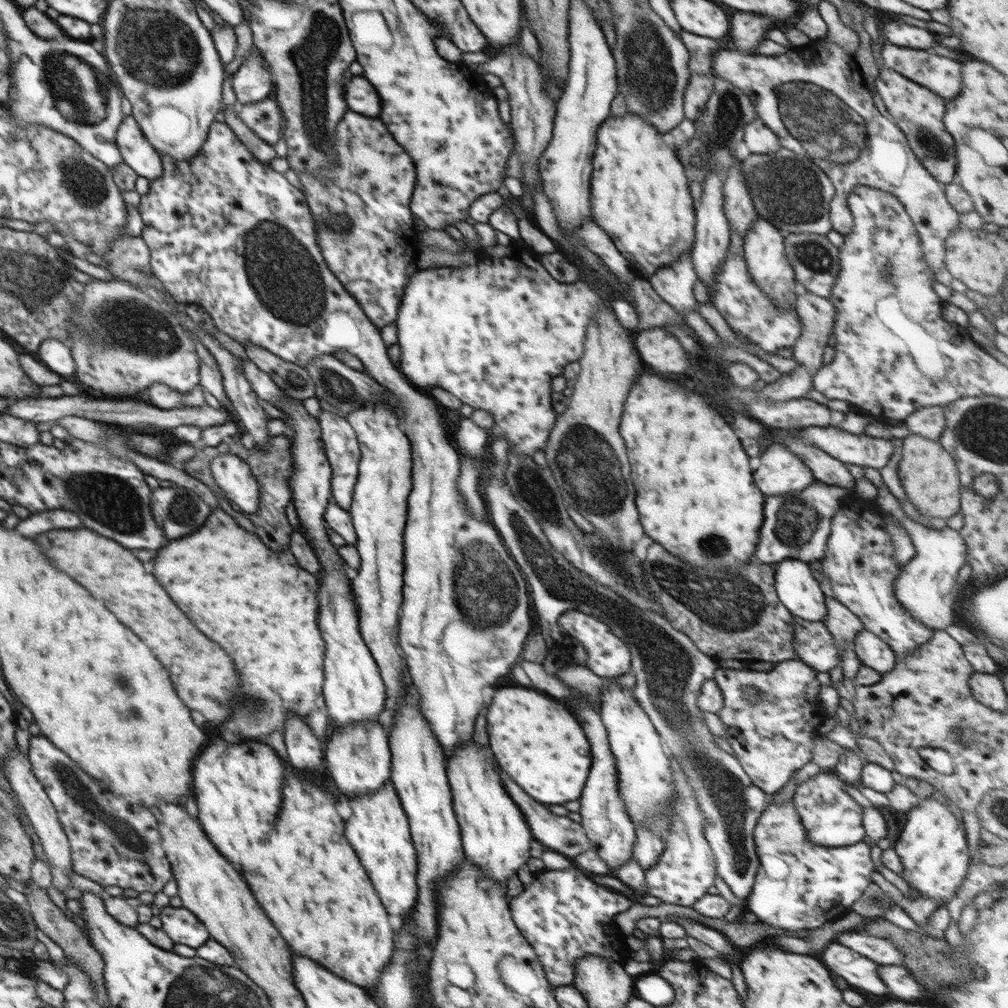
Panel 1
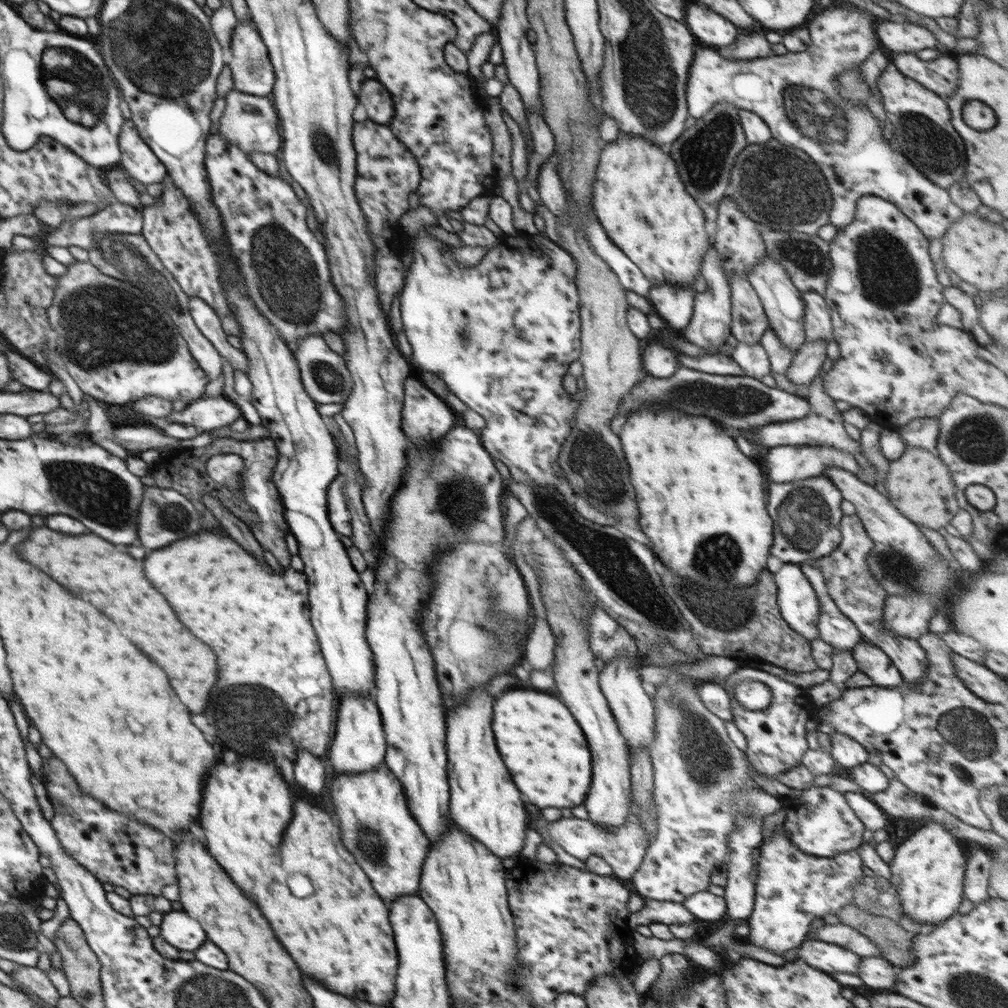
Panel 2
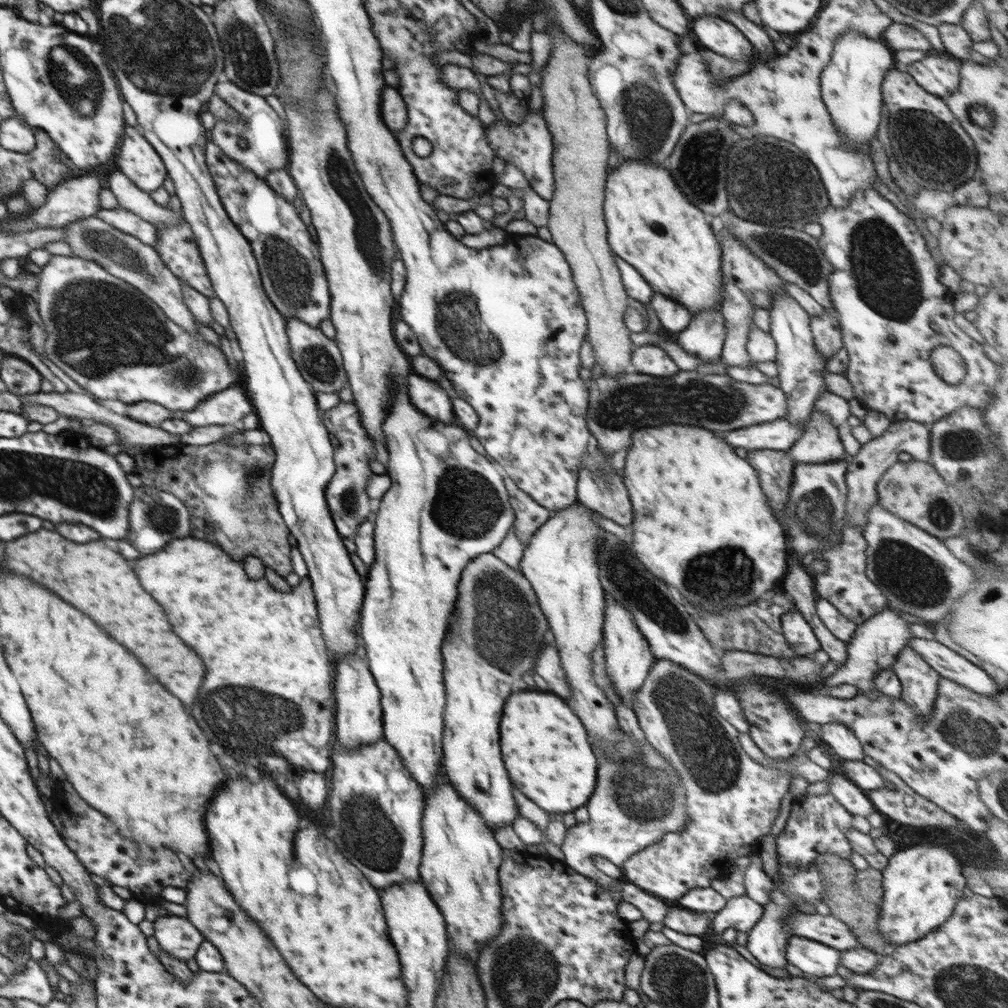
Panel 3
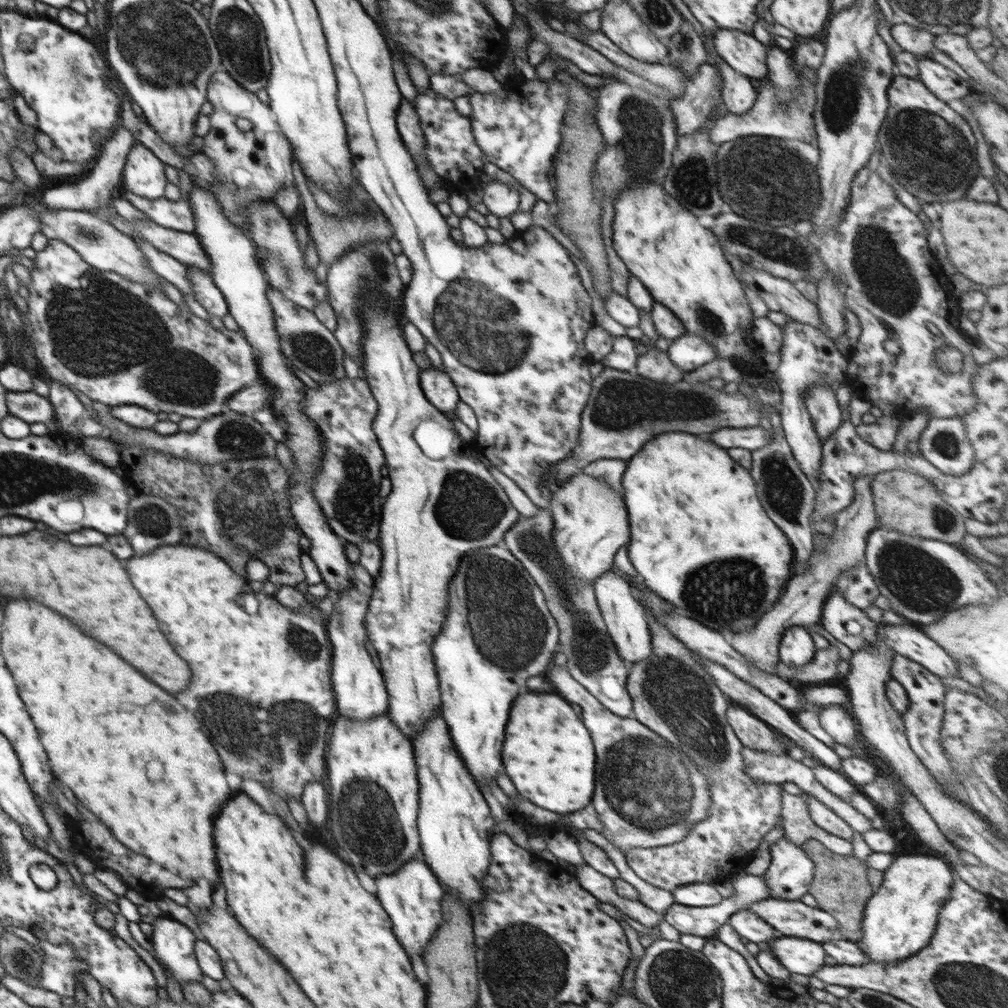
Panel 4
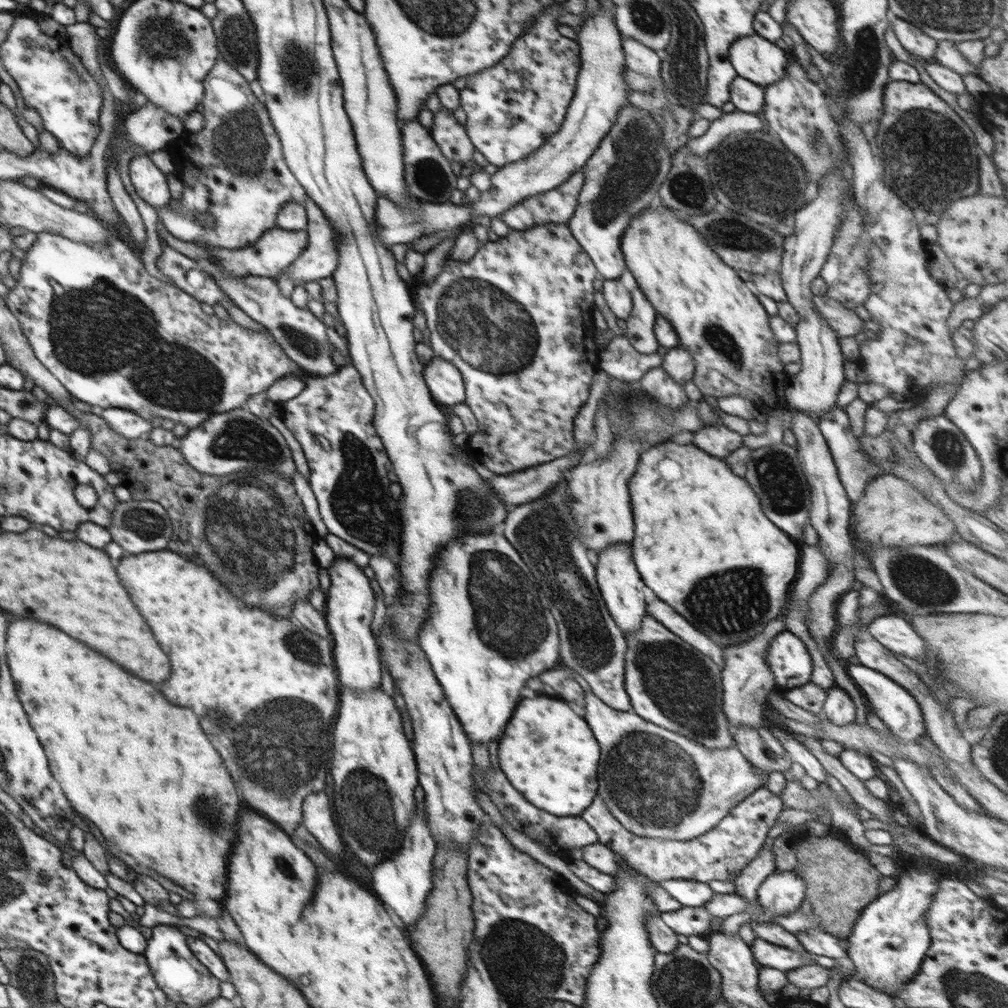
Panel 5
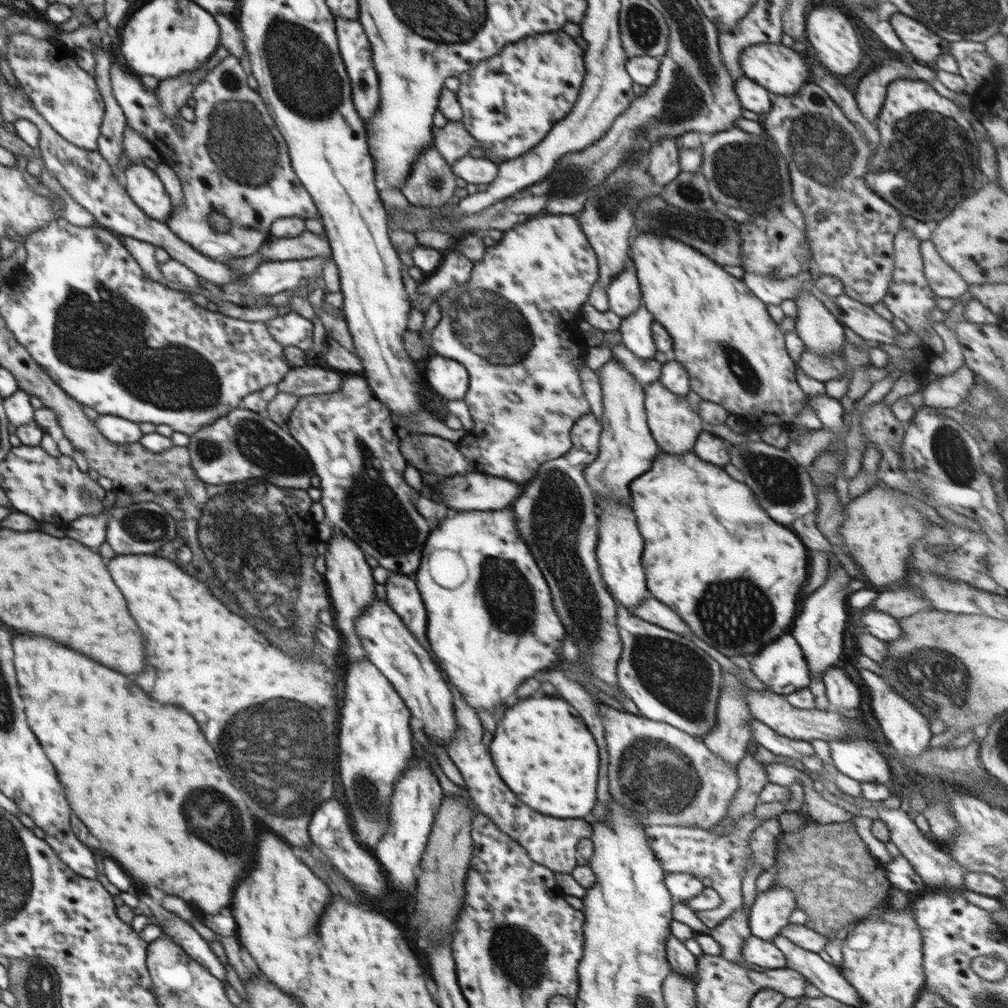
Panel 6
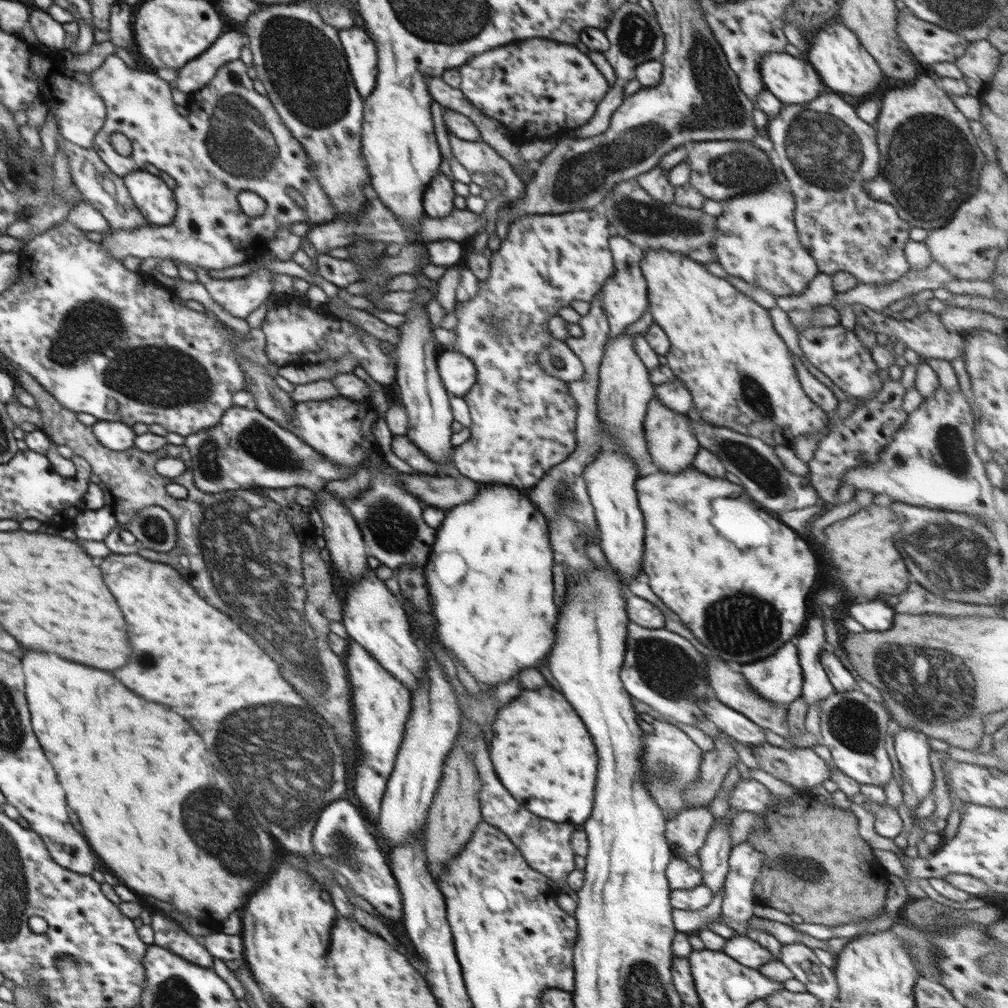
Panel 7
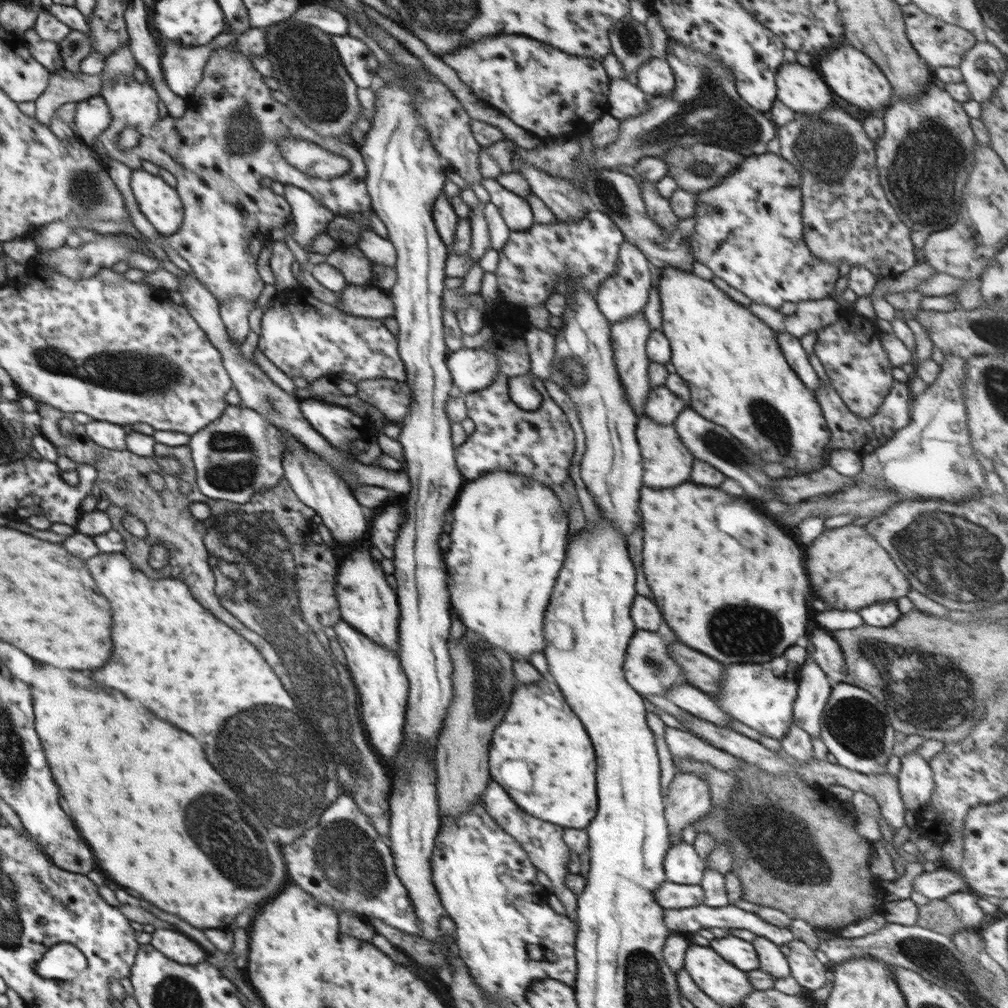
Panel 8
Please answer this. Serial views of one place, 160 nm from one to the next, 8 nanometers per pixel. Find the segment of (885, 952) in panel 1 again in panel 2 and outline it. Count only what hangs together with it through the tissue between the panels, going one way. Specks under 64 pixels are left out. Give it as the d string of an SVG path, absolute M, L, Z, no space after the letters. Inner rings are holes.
M844 923L825 924L817 930L817 939L836 944L860 957L880 956L879 947L869 937Z

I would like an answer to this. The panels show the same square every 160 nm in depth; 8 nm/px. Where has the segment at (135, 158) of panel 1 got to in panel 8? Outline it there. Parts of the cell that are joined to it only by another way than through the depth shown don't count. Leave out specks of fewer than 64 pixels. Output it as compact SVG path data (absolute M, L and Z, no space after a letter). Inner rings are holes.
M136 169L131 175L131 188L140 212L159 234L170 236L181 227L183 202L176 189L159 175Z

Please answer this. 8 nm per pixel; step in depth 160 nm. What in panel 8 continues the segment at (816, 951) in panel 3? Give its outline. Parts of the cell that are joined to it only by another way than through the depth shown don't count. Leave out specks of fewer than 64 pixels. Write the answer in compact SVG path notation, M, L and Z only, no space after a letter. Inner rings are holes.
M728 934L719 939L712 939L709 946L724 957L724 960L744 972L759 968L758 953L749 941Z

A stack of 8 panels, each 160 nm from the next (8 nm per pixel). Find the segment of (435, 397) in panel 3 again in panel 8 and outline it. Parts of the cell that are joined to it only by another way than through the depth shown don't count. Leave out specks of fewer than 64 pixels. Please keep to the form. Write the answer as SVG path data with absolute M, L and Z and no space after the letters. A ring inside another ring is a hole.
M463 348L447 355L455 392L468 394L490 386L499 374L496 353L483 348Z

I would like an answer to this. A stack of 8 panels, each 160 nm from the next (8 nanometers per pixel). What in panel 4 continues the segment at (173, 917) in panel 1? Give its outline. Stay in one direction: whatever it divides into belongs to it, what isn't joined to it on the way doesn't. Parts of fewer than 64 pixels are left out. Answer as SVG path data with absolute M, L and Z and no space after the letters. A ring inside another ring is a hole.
M164 916L156 918L151 925L153 926L153 932L150 940L156 952L157 960L162 962L161 966L166 967L165 972L170 974L176 982L179 982L181 988L185 986L184 982L201 982L203 972L196 960L194 950L196 935L180 921Z

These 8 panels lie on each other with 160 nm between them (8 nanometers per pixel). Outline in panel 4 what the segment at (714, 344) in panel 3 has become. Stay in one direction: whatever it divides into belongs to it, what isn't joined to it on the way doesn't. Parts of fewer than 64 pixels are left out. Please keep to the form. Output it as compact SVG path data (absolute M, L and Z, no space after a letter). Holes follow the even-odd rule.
M685 332L682 336L674 339L667 354L670 361L686 373L718 359L716 349L702 336L691 332Z

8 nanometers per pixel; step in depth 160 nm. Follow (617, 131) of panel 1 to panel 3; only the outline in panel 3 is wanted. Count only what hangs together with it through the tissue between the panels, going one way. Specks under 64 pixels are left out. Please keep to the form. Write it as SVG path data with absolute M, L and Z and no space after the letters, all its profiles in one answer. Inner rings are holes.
M622 158L620 159L621 165L607 174L603 210L607 226L607 241L613 254L618 255L620 258L628 262L628 264L631 264L642 275L642 278L650 284L654 293L663 294L664 296L676 301L678 304L685 306L693 316L702 310L721 310L721 300L723 300L721 259L723 250L712 232L709 217L706 216L704 212L700 211L700 209L696 208L695 205L692 205L692 202L687 199L687 196L684 196L684 194L678 190L678 186L674 184L672 176L670 176L670 174L666 174L666 170L664 170L664 168L660 168L660 165L658 164L646 164L646 162L648 161L638 160L638 162L636 162L636 160Z

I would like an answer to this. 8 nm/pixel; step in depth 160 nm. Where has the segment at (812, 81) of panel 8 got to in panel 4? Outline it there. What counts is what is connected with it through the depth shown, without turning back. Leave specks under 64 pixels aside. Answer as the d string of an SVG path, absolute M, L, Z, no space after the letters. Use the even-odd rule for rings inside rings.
M719 28L713 36L713 43L717 54L735 72L752 81L767 79L767 46L758 41L753 34Z

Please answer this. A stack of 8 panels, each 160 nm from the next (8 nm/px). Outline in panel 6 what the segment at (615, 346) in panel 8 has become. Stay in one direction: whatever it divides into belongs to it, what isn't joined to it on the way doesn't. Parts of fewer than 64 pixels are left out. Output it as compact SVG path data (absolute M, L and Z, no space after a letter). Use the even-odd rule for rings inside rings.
M609 360L599 371L603 406L600 450L597 459L586 467L584 473L593 490L597 514L603 511L599 504L604 499L614 499L630 507L630 483L648 472L652 460L660 453L647 423L644 386L620 361Z

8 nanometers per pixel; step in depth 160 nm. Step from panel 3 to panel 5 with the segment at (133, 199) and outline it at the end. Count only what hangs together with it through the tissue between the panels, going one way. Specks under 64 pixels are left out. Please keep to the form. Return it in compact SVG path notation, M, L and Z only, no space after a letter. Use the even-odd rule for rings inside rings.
M218 58L206 76L201 104L205 122L202 130L198 133L180 132L179 137L166 147L175 160L174 174L183 182L180 205L173 207L168 204L155 210L168 232L178 240L228 250L244 248L275 226L280 208L288 202L296 202L304 207L307 192L286 164L279 137L264 104L254 96L249 83L236 72L236 68L224 59ZM197 212L211 214L215 225L204 229L204 225L194 218Z

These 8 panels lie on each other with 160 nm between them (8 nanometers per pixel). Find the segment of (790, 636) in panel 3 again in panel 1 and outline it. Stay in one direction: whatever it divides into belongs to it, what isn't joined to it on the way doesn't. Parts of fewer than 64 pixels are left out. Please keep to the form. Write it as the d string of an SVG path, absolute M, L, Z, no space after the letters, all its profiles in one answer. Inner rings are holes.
M787 559L778 563L774 572L777 596L792 617L812 623L825 619L825 596L808 563Z

